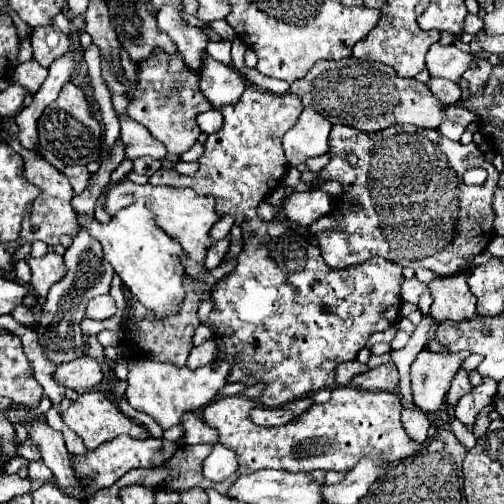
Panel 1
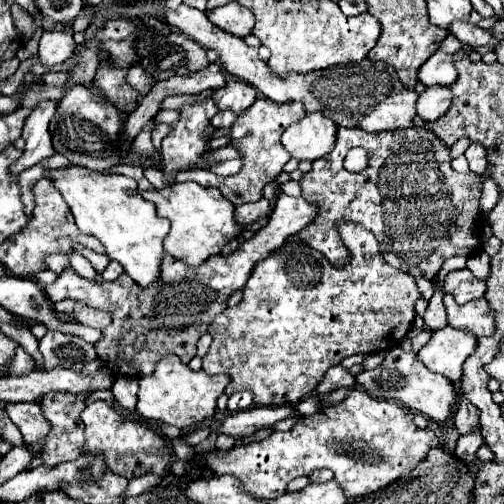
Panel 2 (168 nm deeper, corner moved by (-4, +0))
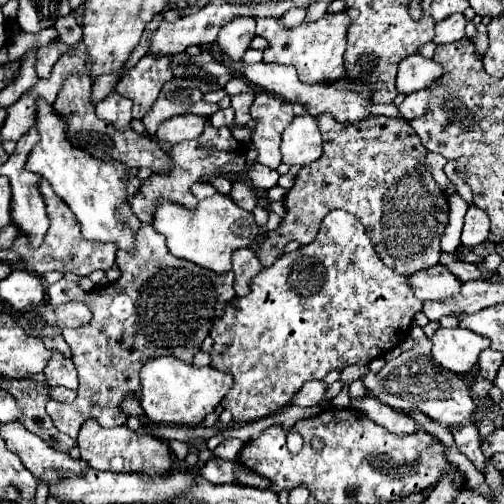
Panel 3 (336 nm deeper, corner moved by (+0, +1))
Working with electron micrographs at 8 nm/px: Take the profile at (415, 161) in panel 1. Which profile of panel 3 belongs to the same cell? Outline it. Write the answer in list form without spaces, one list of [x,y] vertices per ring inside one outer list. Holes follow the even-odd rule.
[[[322,114],[318,124],[324,138],[324,152],[316,162],[302,166],[302,170],[296,174],[296,182],[284,198],[288,216],[276,230],[266,234],[262,246],[256,252],[262,266],[274,264],[274,260],[282,254],[282,246],[290,240],[310,244],[320,230],[322,218],[336,208],[360,218],[376,254],[394,272],[412,276],[420,270],[436,266],[440,260],[440,236],[448,226],[448,202],[444,200],[444,194],[434,176],[426,170],[424,158],[428,150],[422,146],[416,132],[412,132],[412,126],[404,118],[386,116],[374,116],[372,120],[364,120],[364,124],[340,124],[334,120],[334,116],[328,114]]]

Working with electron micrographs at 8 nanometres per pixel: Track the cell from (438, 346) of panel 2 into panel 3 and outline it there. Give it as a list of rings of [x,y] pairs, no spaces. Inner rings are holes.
[[[438,328],[432,340],[432,358],[454,374],[468,374],[478,362],[478,354],[488,348],[488,340],[464,328]]]

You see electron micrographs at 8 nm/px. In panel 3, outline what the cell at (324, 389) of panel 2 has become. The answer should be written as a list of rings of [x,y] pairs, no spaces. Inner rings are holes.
[[[310,380],[300,388],[300,392],[292,398],[292,404],[296,406],[326,406],[328,386],[322,380]]]

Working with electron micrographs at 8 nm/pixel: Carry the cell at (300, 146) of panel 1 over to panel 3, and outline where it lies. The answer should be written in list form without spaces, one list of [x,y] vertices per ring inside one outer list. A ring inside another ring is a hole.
[[[296,116],[282,132],[282,162],[306,166],[322,156],[322,134],[314,116]]]

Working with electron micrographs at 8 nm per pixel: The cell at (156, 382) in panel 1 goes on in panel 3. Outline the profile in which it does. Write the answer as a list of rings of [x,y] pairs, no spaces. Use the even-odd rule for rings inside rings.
[[[158,356],[144,364],[140,372],[140,384],[140,406],[152,422],[198,426],[206,414],[214,412],[214,408],[232,388],[232,376],[212,366],[188,366],[182,360],[176,360],[176,356]]]

